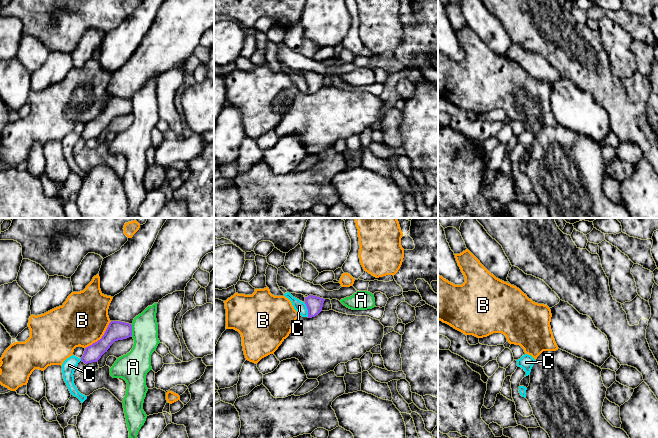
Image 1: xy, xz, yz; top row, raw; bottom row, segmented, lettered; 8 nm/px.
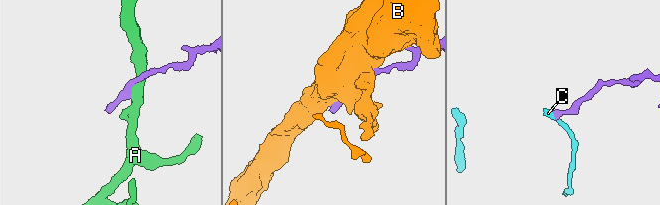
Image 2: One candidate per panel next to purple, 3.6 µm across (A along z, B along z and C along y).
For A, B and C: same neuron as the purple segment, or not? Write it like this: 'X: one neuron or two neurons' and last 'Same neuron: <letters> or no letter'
A: two neurons
B: two neurons
C: two neurons
Same neuron: no letter

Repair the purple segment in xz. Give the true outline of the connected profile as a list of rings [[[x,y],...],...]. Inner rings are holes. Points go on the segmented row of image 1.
[[[313,295],[305,297],[305,304],[308,309],[308,318],[315,317],[322,311],[324,301],[325,299]]]

